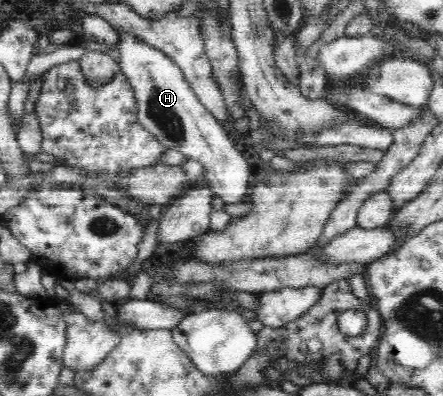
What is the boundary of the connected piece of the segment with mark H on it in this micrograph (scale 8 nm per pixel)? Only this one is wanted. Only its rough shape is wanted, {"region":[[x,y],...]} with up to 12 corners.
{"region":[[115,48],[138,122],[240,207],[254,165],[162,51]]}

